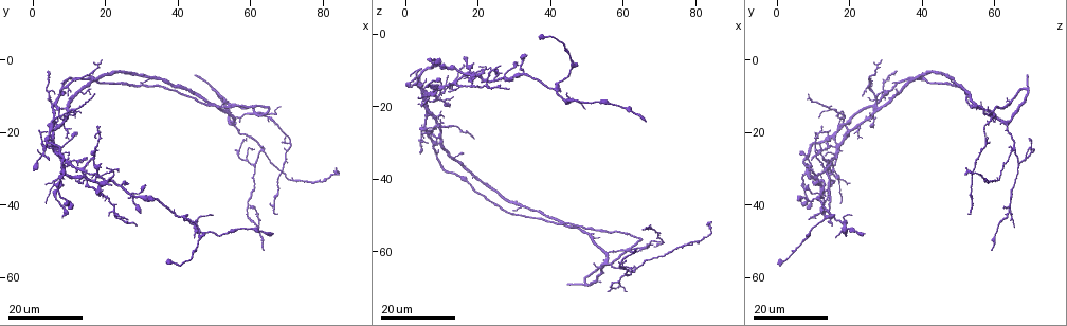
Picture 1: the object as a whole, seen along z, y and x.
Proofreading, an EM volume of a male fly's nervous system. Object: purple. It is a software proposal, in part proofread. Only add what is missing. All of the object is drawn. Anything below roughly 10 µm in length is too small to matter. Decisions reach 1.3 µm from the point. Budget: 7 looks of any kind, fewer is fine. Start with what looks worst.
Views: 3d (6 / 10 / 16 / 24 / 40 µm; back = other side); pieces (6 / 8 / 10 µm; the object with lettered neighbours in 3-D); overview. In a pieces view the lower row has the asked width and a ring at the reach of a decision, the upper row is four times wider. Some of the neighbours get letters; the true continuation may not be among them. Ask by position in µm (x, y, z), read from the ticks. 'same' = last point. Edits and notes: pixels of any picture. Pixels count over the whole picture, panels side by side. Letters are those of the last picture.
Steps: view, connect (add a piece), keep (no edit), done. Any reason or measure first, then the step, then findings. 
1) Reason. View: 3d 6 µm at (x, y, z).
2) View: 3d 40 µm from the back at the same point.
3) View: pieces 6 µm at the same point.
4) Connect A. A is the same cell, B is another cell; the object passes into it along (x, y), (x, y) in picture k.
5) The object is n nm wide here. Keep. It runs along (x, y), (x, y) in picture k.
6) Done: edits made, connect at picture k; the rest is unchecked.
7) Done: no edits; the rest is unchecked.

Long arm stops here. View: 3d 16 µm at (44.5, 4.0, 69.0).

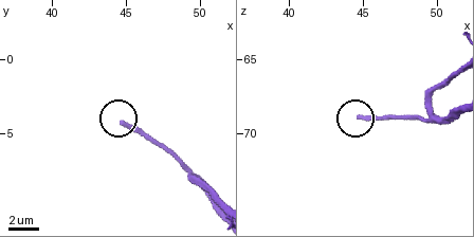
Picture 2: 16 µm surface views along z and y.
See the neighbours. View: pieces 10 µm at (45.0, 4.4, 68.8).

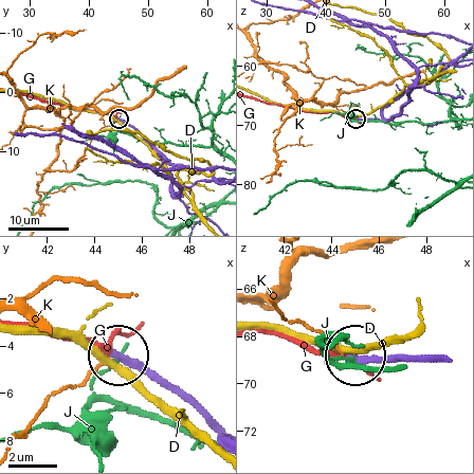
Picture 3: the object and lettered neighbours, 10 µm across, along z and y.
Connect G. G is the same cell, D, J and K are other cells; the object passes into it along (175, 390), (108, 353), (19, 324) in picture 3; the neuron continues.

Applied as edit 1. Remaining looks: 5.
View: overview.

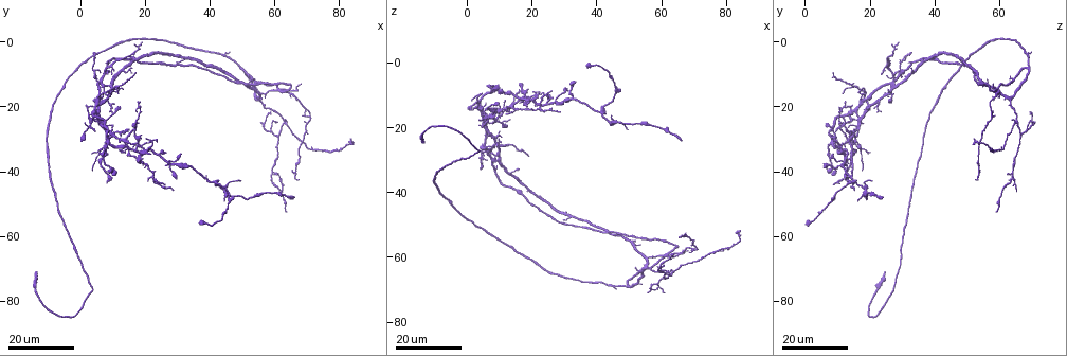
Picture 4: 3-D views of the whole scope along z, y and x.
An open end. View: 3d 24 µm at (65.5, 48.0, 23.5).

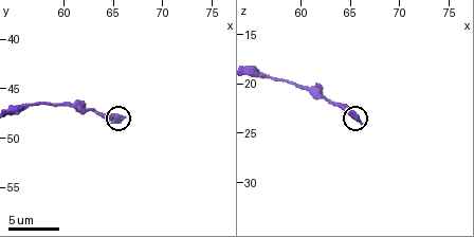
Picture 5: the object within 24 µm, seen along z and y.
View: pieces 8 µm at (66.0, 47.8, 23.8).

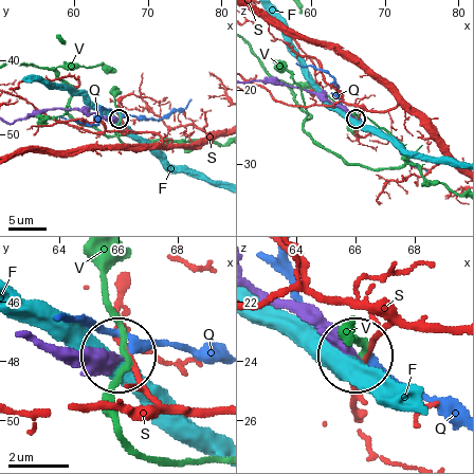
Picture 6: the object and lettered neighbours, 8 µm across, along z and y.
Keep. F, Q, S and V are other cells; it runs along (17, 121), (51, 109), (85, 109), (116, 117) in picture 6; no lettered piece goes on from it.

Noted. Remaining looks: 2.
Free end. View: 3d 16 µm at (29.0, 42.0, 12.5).

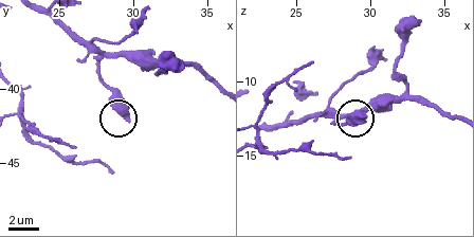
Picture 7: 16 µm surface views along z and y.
View: pieces 8 µm at (29.6, 42.0, 12.4).

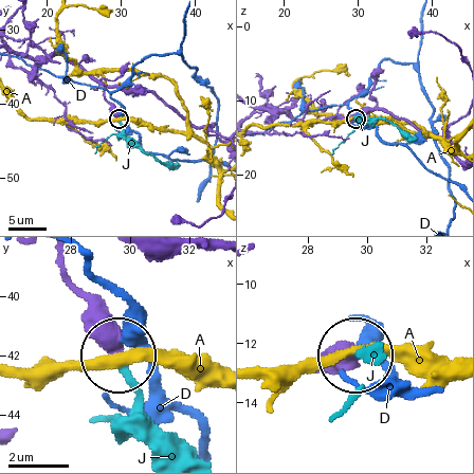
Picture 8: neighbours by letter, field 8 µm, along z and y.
The object is 340 nm wide here. Connect J. J is the same cell, A and D are other cells; the object passes into it along (105, 99), (125, 135), (163, 162), (180, 165) in picture 8; the neuron continues.

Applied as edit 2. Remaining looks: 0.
Done: edits made, connect at picture 3, connect at picture 8; the rest is unchecked.

